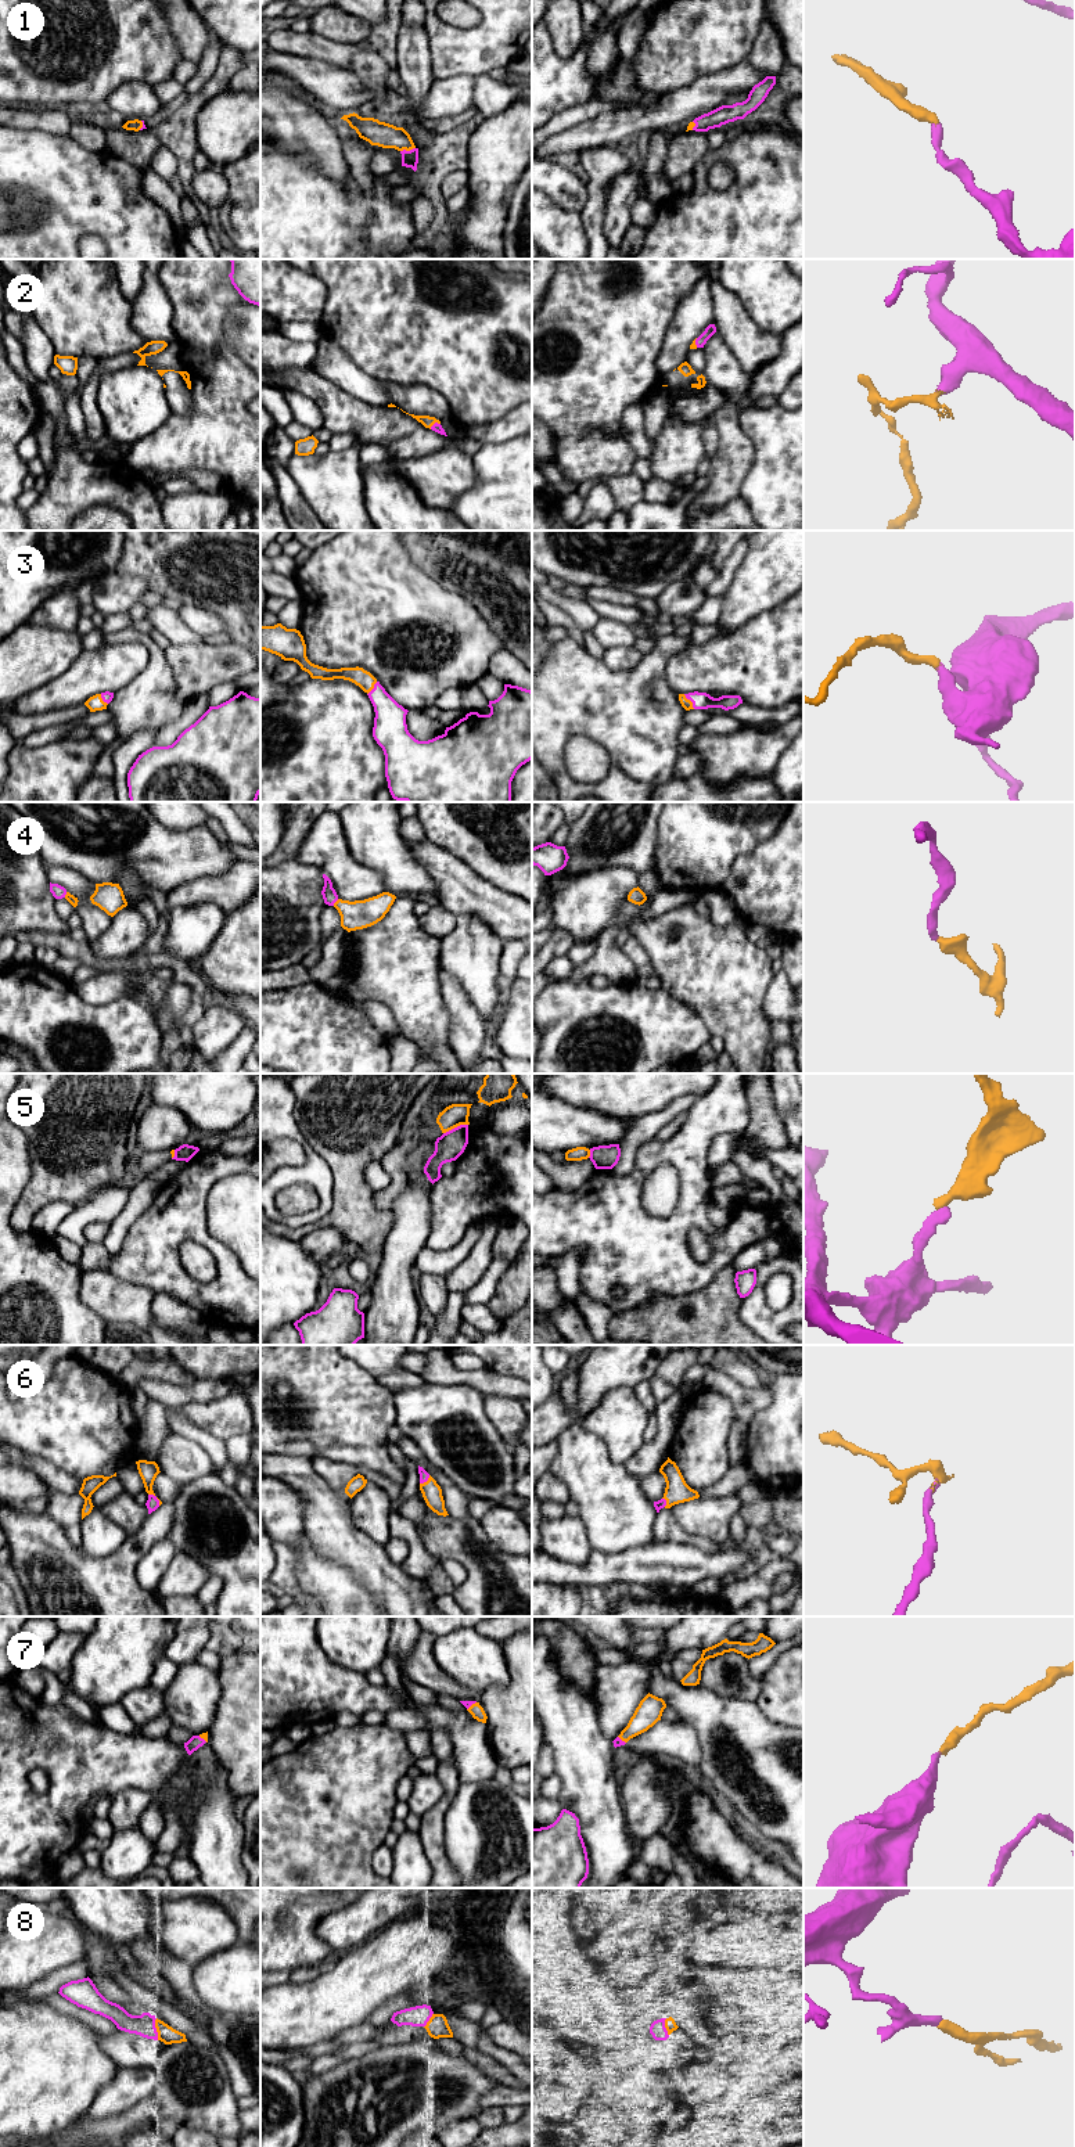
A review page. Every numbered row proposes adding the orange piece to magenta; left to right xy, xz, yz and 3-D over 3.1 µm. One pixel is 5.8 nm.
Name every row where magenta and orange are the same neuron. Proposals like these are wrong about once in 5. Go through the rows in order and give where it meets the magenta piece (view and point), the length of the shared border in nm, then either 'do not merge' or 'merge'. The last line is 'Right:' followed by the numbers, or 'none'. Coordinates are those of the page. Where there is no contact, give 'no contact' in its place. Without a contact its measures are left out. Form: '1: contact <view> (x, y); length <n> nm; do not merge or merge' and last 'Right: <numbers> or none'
1: contact xz (407, 151); length 90 nm; merge
2: contact xz (434, 424); length 70 nm; merge
3: contact yz (690, 700); length 110 nm; merge
4: contact xz (335, 901); length 50 nm; merge
5: contact xz (455, 1128); length 160 nm; do not merge
6: contact xz (425, 1481); length 80 nm; merge
7: contact xz (471, 1704); length 80 nm; merge
8: contact xy (155, 2029); length 130 nm; merge
Right: 1, 2, 3, 4, 6, 7, 8

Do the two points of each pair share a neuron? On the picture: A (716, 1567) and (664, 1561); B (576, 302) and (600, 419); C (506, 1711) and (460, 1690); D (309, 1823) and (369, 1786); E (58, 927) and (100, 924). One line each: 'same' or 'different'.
A: same
B: same
C: different
D: same
E: different

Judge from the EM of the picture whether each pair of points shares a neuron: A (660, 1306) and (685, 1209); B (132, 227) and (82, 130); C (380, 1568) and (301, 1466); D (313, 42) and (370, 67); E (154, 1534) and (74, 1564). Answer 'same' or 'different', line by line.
A: different
B: different
C: same
D: same
E: same

